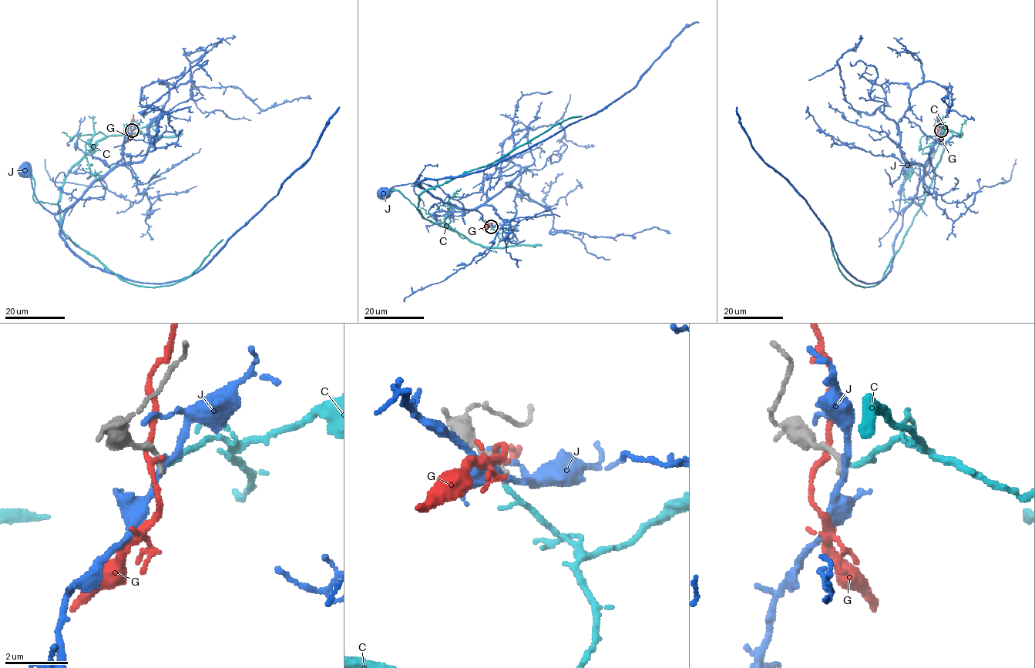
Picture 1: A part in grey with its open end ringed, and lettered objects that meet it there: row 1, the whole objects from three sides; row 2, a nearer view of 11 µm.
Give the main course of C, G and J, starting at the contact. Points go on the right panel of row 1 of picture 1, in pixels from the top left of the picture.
C: (941, 130), (961, 133), (945, 143), (925, 202), (882, 280), (875, 286), (857, 286), (839, 269), (830, 239)
G: (939, 129), (937, 134), (943, 144)
J: (940, 130), (925, 165), (925, 174), (917, 193), (898, 213), (903, 169), (906, 169)

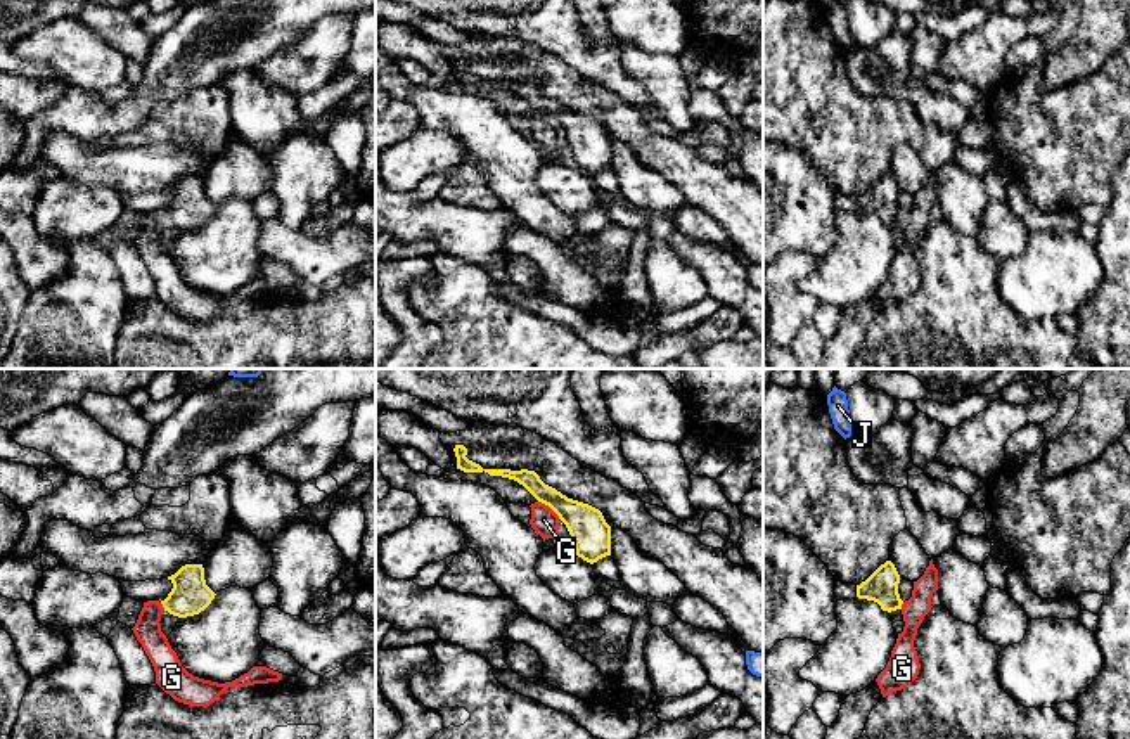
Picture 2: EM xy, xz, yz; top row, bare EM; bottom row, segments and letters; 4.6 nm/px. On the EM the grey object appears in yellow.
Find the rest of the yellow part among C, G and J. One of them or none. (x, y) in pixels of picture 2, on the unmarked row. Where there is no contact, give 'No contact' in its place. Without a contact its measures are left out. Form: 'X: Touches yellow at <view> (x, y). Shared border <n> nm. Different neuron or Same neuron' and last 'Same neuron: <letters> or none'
C: No contact. Same neuron
G: Touches yellow at xz (549, 118). Shared border 130 nm. Different neuron
J: No contact. Different neuron
Same neuron: C

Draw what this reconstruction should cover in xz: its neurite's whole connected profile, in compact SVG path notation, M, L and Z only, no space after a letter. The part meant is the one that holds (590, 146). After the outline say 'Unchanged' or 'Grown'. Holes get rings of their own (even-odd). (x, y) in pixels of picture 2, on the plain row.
M455 57L457 81L464 85L488 85L490 88L502 88L523 97L538 114L549 118L559 132L566 137L576 168L594 177L599 171L611 168L611 138L606 135L602 125L588 116L568 111L555 100L545 97L535 83L521 81L483 81L479 76L469 73L467 61Z. Unchanged

